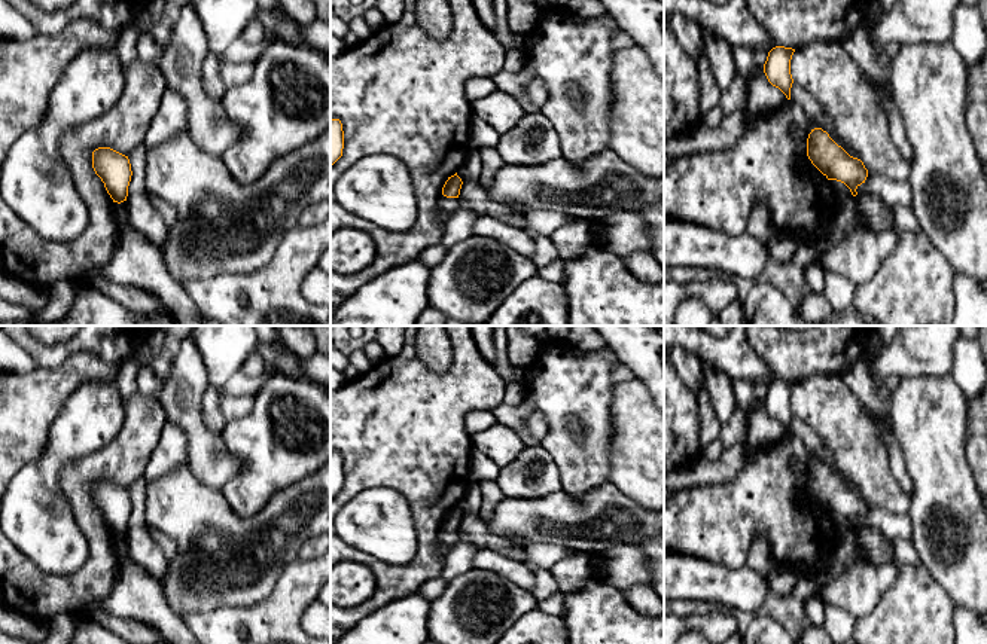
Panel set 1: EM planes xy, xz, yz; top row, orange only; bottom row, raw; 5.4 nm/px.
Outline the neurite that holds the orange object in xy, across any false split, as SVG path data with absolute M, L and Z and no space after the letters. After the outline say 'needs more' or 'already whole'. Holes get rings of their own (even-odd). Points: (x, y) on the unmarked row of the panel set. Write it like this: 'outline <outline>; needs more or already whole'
outline M98 480L92 485L92 501L104 516L113 535L124 535L131 515L131 497L128 489L110 482Z; already whole

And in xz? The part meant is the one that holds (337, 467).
outline M330 452L330 500L342 489L344 464L339 452Z; already whole

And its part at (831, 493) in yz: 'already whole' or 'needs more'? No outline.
already whole

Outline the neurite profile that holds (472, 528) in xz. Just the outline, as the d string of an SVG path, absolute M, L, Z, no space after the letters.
M463 516L459 528L460 535L475 544L478 549L496 550L511 559L527 562L527 553L523 544L506 537L493 534L485 521L478 516Z

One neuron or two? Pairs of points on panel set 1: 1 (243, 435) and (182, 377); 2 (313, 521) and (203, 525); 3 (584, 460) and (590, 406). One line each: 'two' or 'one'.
1: two
2: one
3: one

